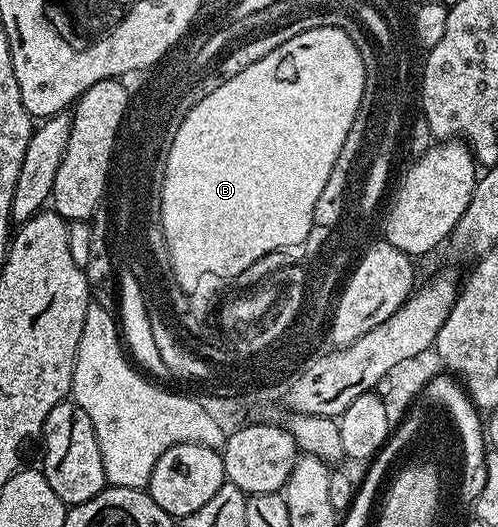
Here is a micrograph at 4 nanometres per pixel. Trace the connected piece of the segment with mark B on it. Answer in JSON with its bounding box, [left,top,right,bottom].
[162,27,366,293]

